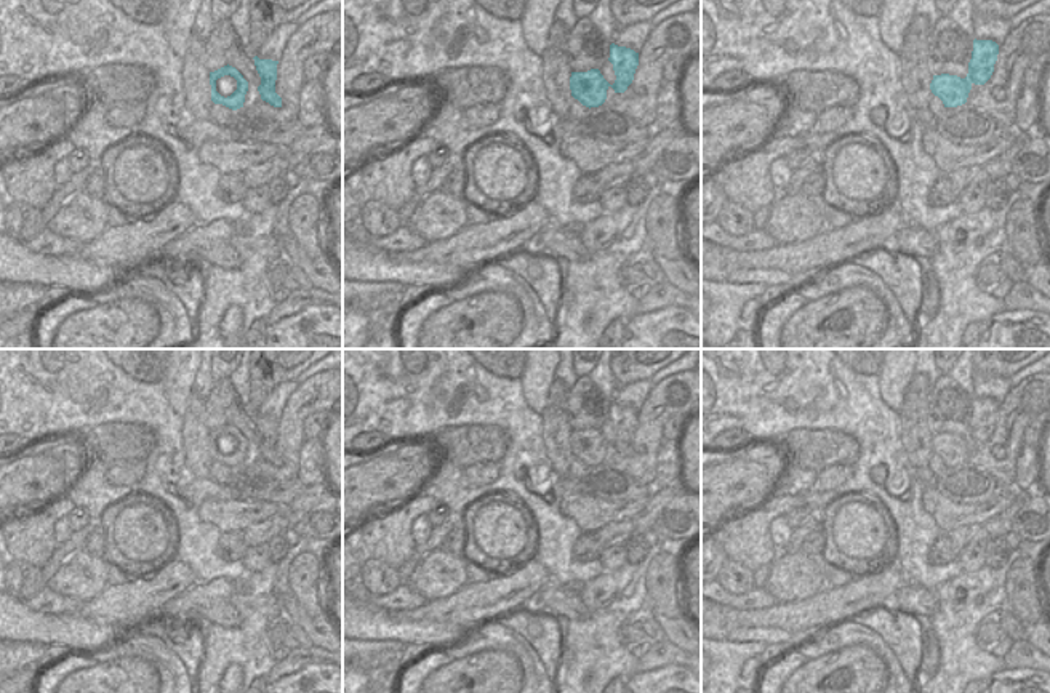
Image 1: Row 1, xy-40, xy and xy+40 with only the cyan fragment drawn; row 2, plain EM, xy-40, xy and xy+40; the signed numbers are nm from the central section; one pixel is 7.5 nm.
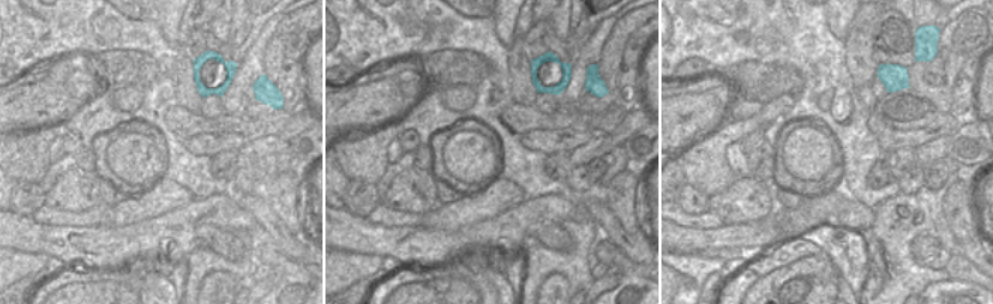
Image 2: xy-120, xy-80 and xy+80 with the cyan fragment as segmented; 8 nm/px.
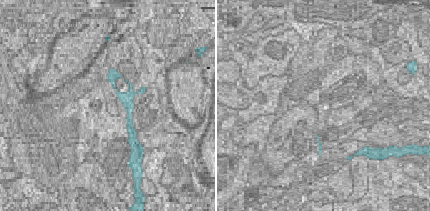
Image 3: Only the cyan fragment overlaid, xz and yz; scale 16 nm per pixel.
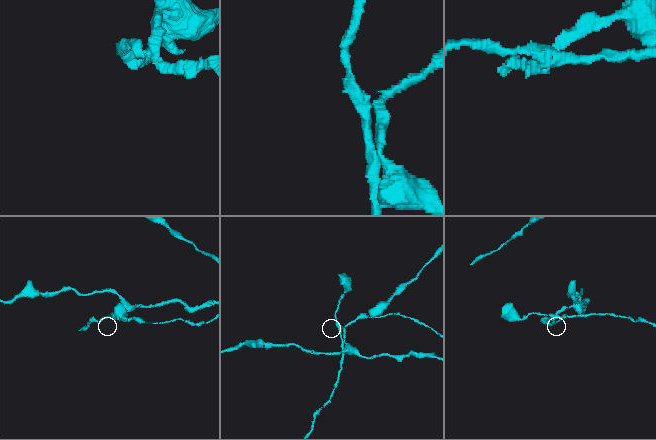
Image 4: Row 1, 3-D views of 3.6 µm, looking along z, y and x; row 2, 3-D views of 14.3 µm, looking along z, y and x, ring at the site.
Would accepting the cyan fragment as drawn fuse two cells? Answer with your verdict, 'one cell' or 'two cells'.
two cells

